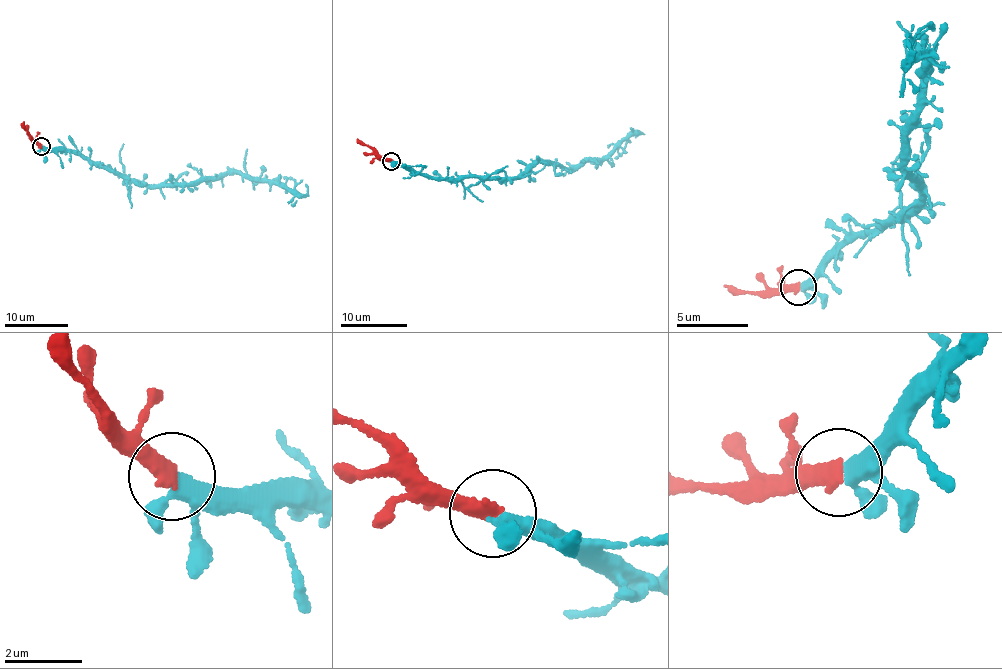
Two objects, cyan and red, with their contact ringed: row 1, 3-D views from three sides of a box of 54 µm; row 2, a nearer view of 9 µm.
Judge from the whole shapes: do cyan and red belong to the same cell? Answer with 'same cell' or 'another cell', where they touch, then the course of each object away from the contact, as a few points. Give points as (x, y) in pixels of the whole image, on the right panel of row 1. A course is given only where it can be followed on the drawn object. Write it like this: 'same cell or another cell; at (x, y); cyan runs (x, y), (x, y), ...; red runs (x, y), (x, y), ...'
same cell; at (798, 287); cyan runs (801, 286), (861, 231), (895, 219), (925, 192), (902, 160), (932, 70), (926, 52), (906, 60), (908, 32); red runs (798, 285), (783, 295), (740, 294), (722, 286)

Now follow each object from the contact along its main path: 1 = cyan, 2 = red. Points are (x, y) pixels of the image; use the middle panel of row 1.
1: (391, 162), (437, 177), (513, 180), (538, 161), (576, 170), (635, 137)
2: (391, 161), (357, 138)

